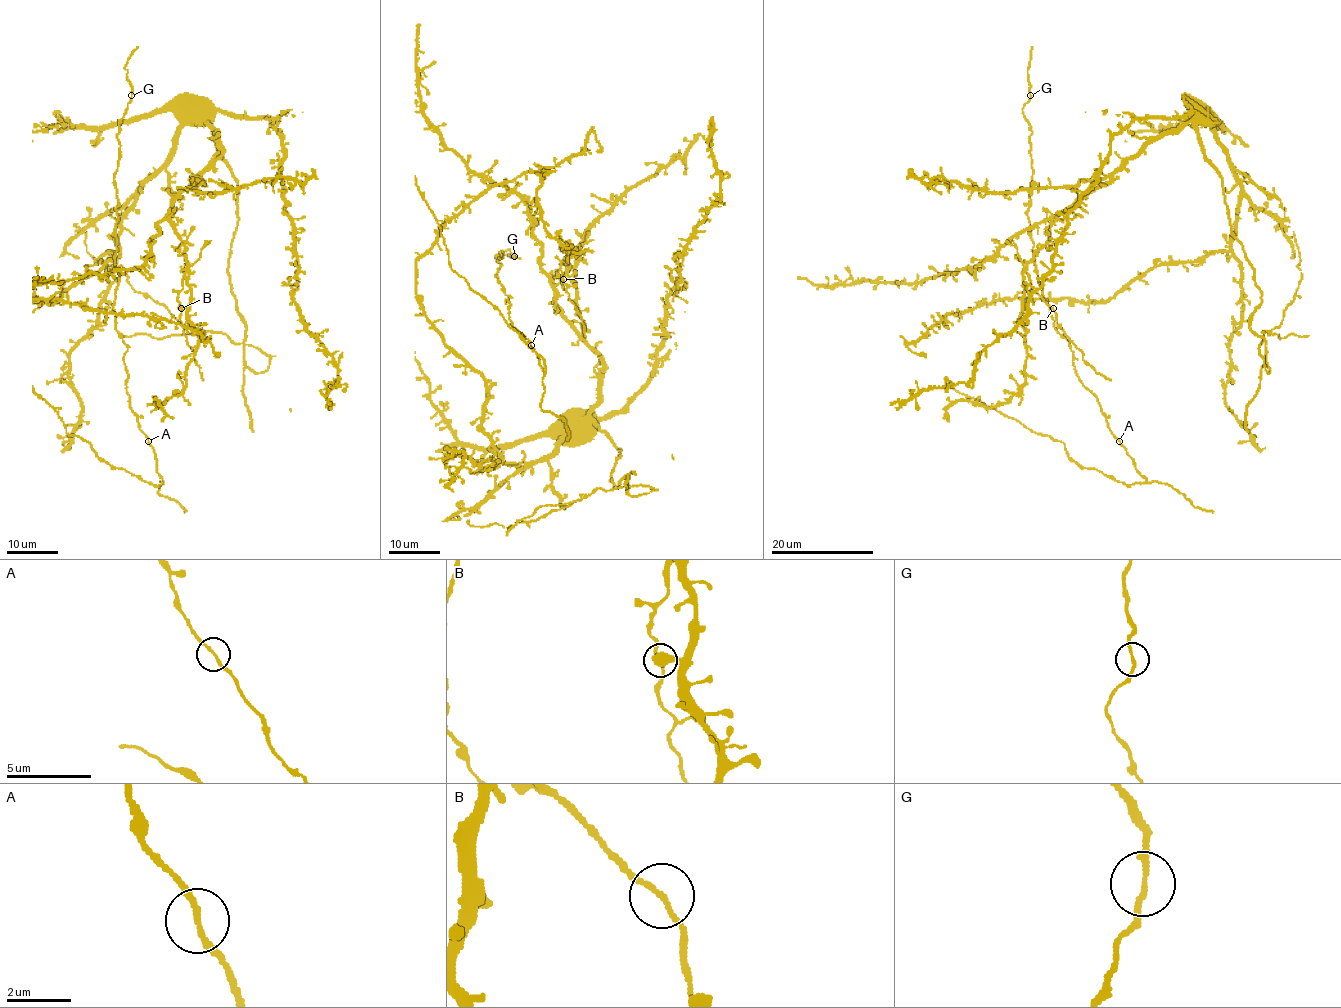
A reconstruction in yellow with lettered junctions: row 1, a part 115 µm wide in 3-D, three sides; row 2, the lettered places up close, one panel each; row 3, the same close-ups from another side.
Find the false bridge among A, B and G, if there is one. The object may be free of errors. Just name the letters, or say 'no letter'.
no letter

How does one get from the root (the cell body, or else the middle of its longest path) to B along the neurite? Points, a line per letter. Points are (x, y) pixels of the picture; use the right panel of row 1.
B: (1122, 166), (1108, 181), (1084, 194), (1056, 218), (1050, 226), (1049, 239), (1026, 263), (1031, 288), (1053, 308)

